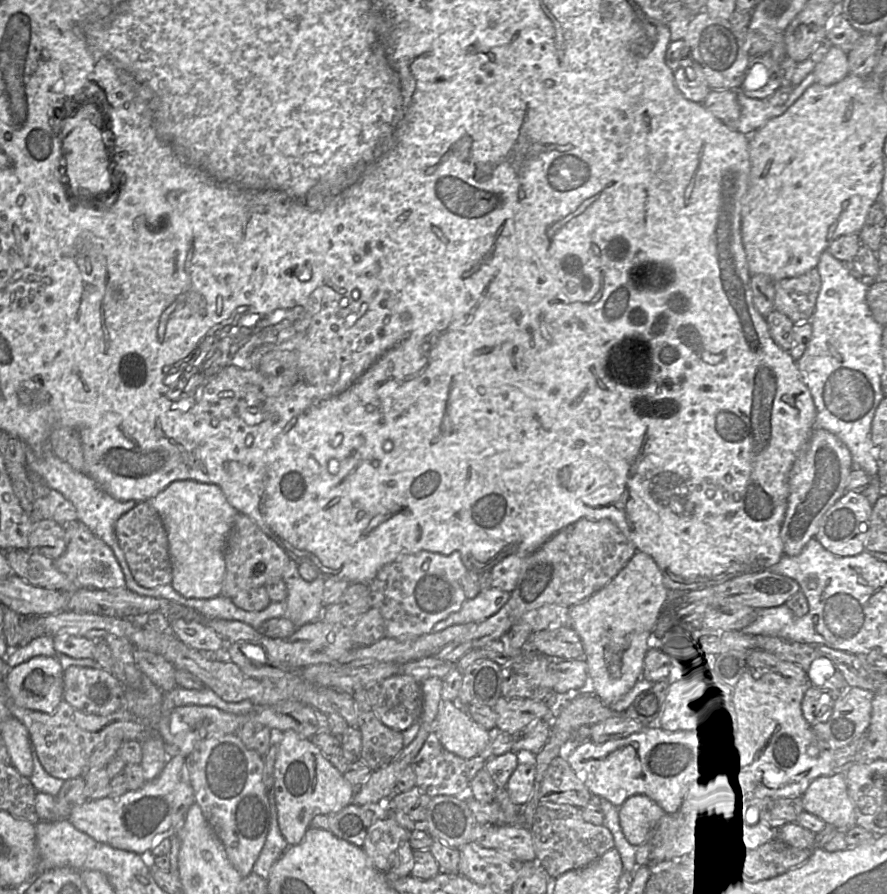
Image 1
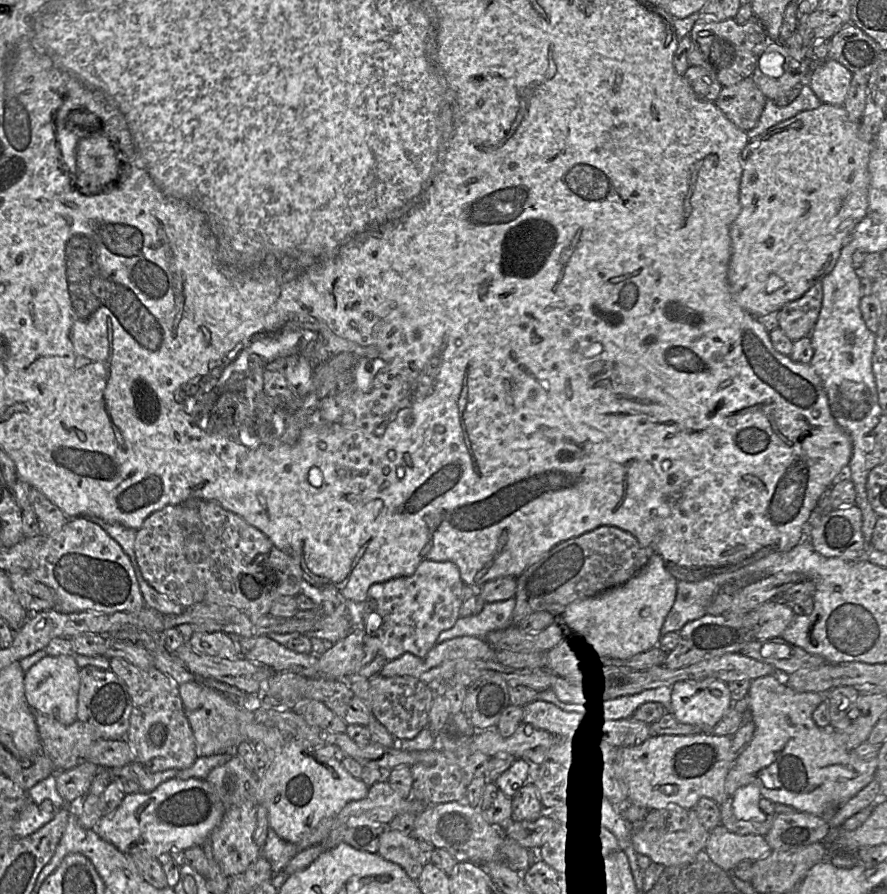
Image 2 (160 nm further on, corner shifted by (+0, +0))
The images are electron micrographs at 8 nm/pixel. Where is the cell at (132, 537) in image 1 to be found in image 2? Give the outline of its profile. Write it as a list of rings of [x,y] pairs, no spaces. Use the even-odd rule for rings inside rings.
[[[185,501],[179,504],[166,505],[162,509],[153,512],[145,519],[142,526],[136,531],[134,551],[137,564],[145,581],[147,581],[148,584],[160,594],[184,608],[188,608],[196,603],[194,600],[194,588],[196,588],[197,585],[202,585],[205,589],[203,601],[220,606],[233,606],[251,617],[264,616],[269,614],[270,608],[278,598],[282,596],[298,595],[301,592],[301,582],[304,579],[297,562],[295,562],[290,555],[277,548],[274,543],[259,529],[250,525],[242,517],[227,510],[216,501]]]

